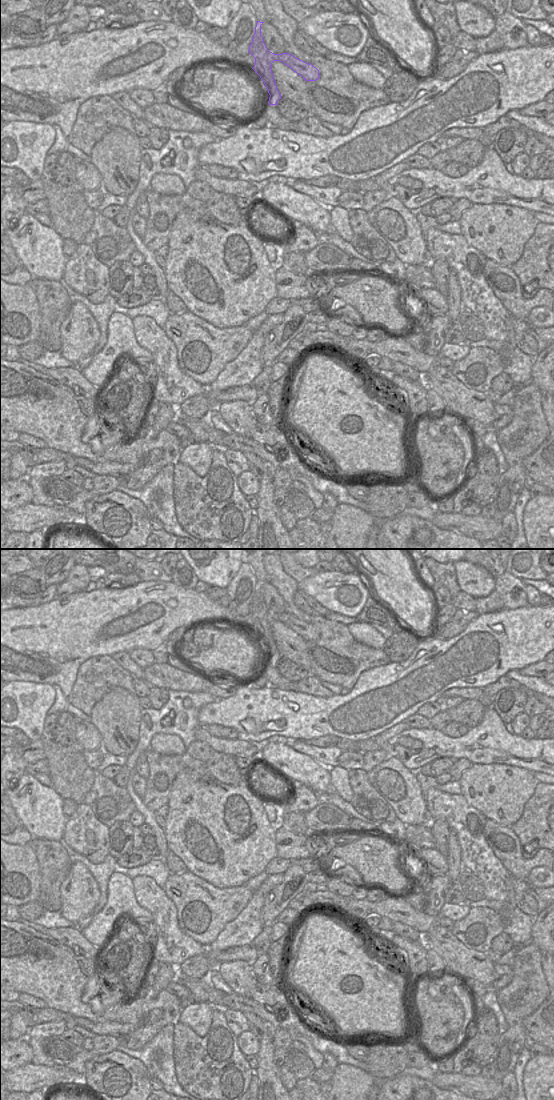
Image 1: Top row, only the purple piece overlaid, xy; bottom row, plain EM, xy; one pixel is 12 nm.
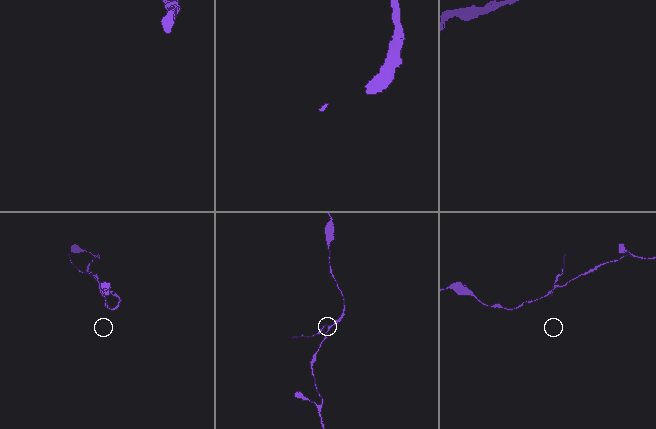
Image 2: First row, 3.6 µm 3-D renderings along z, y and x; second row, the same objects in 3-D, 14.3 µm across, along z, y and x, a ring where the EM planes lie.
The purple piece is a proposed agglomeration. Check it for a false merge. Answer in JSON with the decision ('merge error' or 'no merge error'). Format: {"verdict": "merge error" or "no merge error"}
{"verdict": "merge error"}

